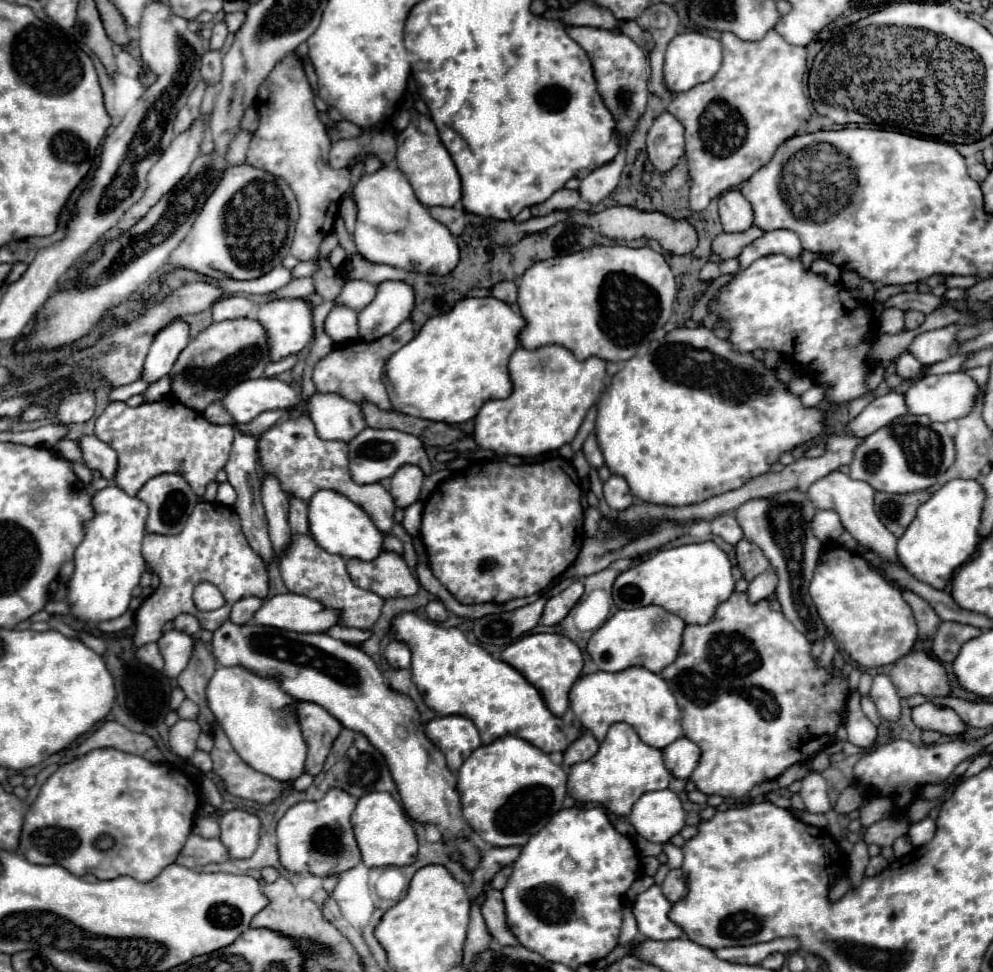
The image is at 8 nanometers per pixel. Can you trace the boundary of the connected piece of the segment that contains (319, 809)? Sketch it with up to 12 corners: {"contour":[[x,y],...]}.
{"contour":[[331,789],[277,823],[289,873],[339,875],[361,863],[357,799]]}

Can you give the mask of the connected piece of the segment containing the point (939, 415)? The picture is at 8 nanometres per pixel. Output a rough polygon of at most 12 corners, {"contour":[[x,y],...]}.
{"contour":[[963,371],[927,375],[903,397],[911,415],[951,421],[973,407]]}

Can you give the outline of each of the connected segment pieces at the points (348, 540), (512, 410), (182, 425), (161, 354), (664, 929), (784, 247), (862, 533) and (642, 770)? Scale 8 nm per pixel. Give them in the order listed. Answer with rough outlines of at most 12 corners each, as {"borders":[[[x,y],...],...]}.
{"borders":[[[317,491],[309,533],[327,553],[371,561],[383,533],[345,495]],[[509,357],[513,391],[475,415],[477,449],[537,457],[573,441],[603,359]],[[169,399],[113,401],[95,437],[127,495],[161,473],[197,495],[224,469],[233,426]],[[175,321],[153,341],[141,379],[169,373],[189,343],[189,325]],[[659,885],[637,895],[633,915],[647,939],[677,939]],[[765,231],[741,251],[741,267],[783,253],[795,259],[803,245],[793,231]],[[833,471],[807,495],[859,541],[899,563],[873,487]],[[613,723],[593,759],[569,769],[567,793],[627,817],[667,789],[661,749]]]}

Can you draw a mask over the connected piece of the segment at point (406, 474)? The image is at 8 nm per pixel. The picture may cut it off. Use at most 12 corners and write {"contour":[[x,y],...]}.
{"contour":[[403,465],[391,477],[391,497],[405,509],[419,499],[423,471]]}

